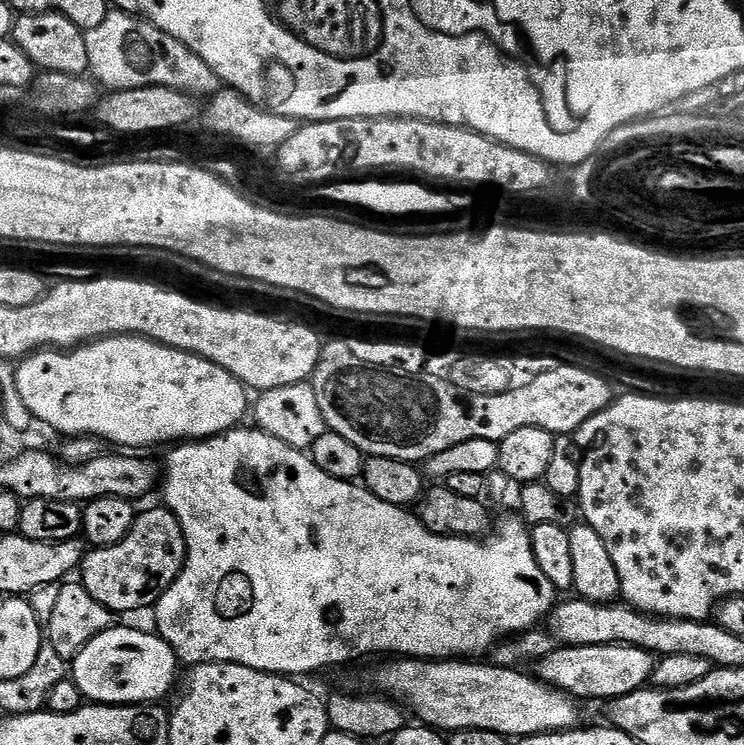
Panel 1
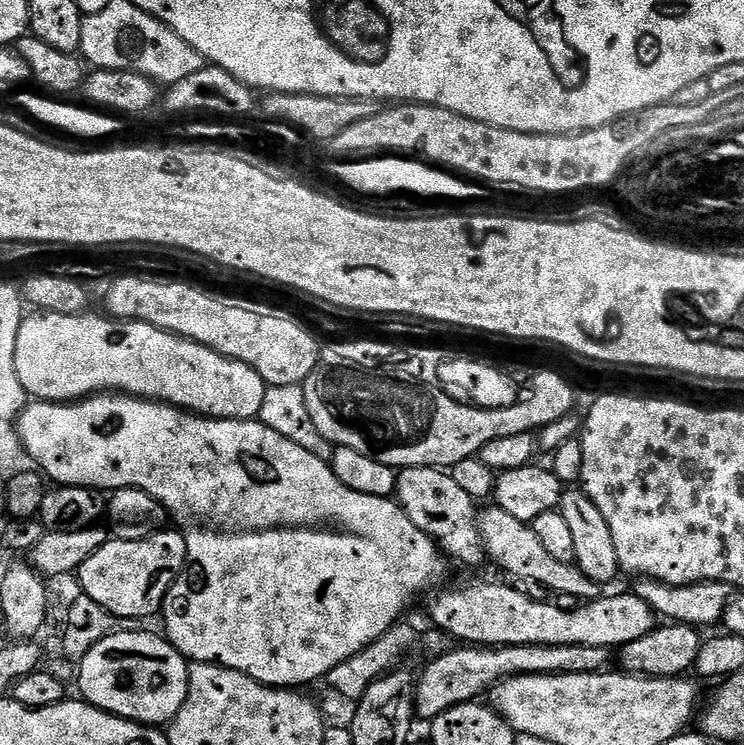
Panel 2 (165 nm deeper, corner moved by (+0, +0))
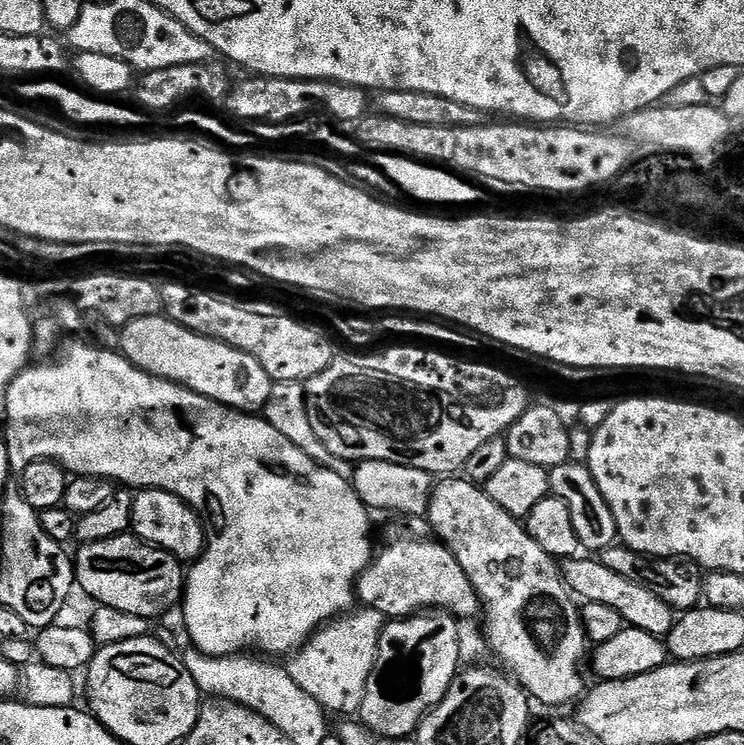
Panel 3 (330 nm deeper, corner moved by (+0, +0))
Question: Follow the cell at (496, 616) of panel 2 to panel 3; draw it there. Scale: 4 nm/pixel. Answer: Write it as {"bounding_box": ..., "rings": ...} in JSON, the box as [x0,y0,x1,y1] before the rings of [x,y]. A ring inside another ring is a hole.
{"bounding_box":[356,518,480,621],"rings":[[[396,518],[391,522],[384,532],[384,545],[379,545],[372,563],[356,582],[359,603],[381,618],[414,616],[421,610],[439,610],[461,621],[479,617],[480,596],[454,554],[436,539],[427,519]]]}

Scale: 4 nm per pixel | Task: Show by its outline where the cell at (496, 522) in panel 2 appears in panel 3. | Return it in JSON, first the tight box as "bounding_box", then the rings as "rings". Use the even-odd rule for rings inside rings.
{"bounding_box":[562,558,678,638],"rings":[[[573,558],[565,560],[562,564],[562,571],[564,583],[571,595],[573,592],[574,595],[581,596],[581,601],[590,604],[598,602],[601,606],[610,606],[611,609],[618,610],[618,614],[622,614],[627,627],[641,628],[650,634],[664,638],[667,637],[669,630],[676,625],[678,619],[677,613],[666,602],[662,602],[662,598],[658,598],[658,594],[650,594],[650,590],[646,590],[644,584],[629,582],[626,578],[622,578],[622,574],[614,574],[614,570],[607,568],[599,558]]]}

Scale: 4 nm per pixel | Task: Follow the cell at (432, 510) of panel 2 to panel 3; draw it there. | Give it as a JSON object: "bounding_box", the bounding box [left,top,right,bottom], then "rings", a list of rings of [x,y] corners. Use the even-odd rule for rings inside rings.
{"bounding_box":[426,478,590,705],"rings":[[[448,478],[433,487],[426,519],[436,539],[454,554],[458,566],[462,566],[466,578],[470,578],[474,590],[480,596],[482,601],[482,621],[484,620],[484,636],[488,639],[488,644],[492,647],[493,654],[505,664],[503,667],[511,673],[516,683],[528,693],[533,701],[541,700],[544,704],[573,703],[572,705],[575,705],[586,692],[586,683],[584,684],[584,676],[580,673],[580,667],[583,664],[585,667],[586,661],[589,659],[590,641],[588,635],[584,632],[584,622],[580,619],[577,605],[568,604],[564,608],[566,585],[561,565],[557,563],[553,556],[546,554],[546,550],[542,550],[542,546],[538,546],[538,542],[534,542],[534,538],[530,538],[527,527],[517,517],[506,514],[506,510],[502,510],[502,506],[498,506],[498,502],[494,502],[494,498],[490,498],[481,485],[472,484],[466,478]]]}

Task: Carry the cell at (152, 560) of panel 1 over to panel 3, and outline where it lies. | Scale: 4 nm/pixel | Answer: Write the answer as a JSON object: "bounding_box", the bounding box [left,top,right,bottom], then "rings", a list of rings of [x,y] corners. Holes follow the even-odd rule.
{"bounding_box":[74,534,186,618],"rings":[[[125,534],[83,545],[74,556],[74,580],[99,605],[145,618],[160,616],[181,603],[186,568],[166,550]]]}

